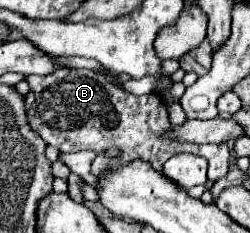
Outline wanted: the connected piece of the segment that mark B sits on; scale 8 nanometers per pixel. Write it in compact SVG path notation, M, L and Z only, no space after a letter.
M58 69L54 75L30 75L30 93L26 99L26 115L32 129L52 147L62 153L68 151L94 151L96 159L92 161L92 175L104 177L110 171L110 161L104 157L104 149L110 145L122 151L122 157L116 159L120 165L132 163L136 159L146 161L152 169L162 171L166 159L178 153L200 155L208 161L210 181L222 179L229 169L229 149L222 144L194 144L178 141L172 137L162 137L170 131L170 121L166 105L160 95L142 95L136 97L116 87L112 81L90 69Z

